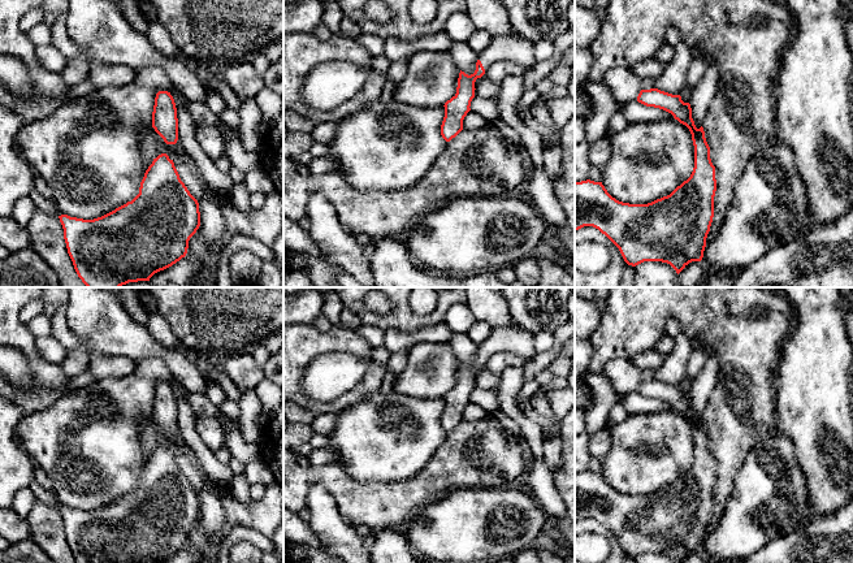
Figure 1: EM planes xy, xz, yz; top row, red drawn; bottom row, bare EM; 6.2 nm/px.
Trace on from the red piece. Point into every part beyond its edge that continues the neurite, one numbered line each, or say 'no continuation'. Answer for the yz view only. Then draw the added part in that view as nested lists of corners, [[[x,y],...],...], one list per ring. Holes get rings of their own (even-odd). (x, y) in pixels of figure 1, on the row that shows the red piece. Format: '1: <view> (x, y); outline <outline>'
no continuation

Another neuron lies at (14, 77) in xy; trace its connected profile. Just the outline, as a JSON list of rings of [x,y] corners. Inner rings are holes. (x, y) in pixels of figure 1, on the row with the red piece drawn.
[[[0,56],[0,85],[8,92],[26,101],[36,101],[40,98],[29,68],[12,56]]]

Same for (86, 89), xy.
[[[83,82],[81,85],[72,86],[72,88],[75,91],[75,98],[91,96],[98,91],[98,88],[90,82]]]

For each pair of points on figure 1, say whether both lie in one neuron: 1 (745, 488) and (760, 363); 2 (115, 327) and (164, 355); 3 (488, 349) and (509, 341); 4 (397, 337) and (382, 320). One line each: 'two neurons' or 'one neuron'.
1: two neurons
2: one neuron
3: one neuron
4: two neurons

